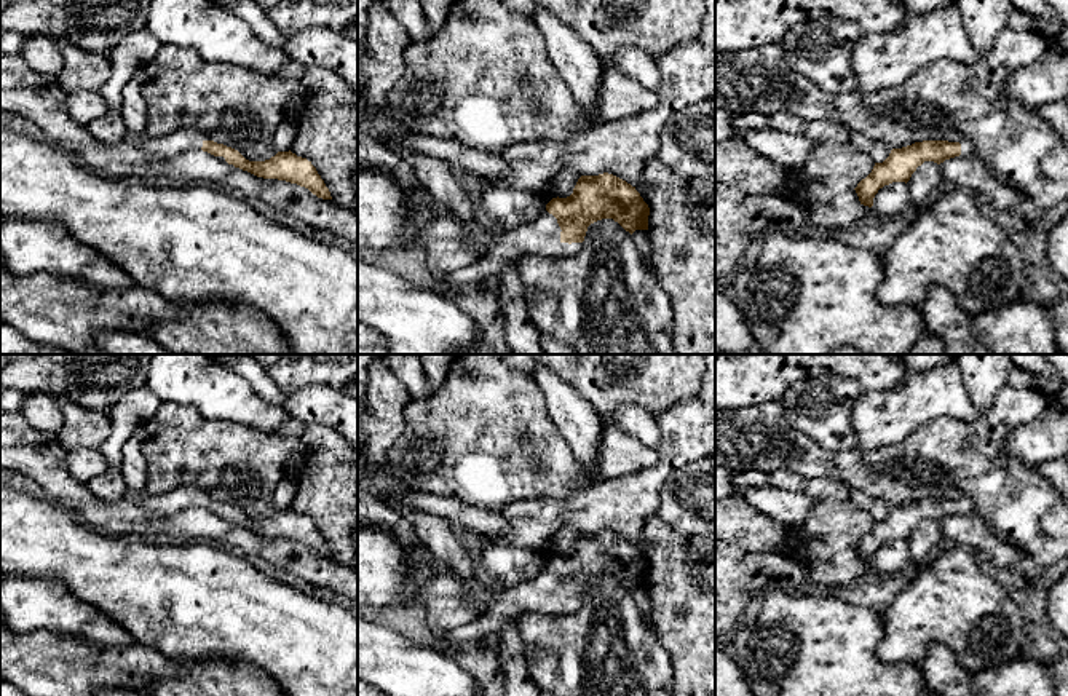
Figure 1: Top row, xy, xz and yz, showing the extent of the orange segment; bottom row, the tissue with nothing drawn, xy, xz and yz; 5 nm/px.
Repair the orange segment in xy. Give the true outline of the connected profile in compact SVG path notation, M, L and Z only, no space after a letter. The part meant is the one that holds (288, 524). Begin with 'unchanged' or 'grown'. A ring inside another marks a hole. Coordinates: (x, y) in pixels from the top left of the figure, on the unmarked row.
grown; M182 485L160 495L144 495L137 500L145 511L161 516L172 516L190 508L203 508L257 535L297 541L308 546L318 556L332 557L329 546L311 519L297 514L291 508L278 509L265 519L249 519L238 508L217 501L209 493L192 485Z

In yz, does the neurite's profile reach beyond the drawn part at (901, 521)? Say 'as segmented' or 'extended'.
extended

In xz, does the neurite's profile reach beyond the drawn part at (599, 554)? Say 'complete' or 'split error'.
split error

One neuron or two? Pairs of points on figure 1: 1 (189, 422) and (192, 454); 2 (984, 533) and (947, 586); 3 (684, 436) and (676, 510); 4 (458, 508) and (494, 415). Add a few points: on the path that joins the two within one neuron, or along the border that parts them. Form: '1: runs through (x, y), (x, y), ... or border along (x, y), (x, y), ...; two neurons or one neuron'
1: border along (205, 420), (193, 428), (165, 427), (152, 436); two neurons
2: border along (957, 545), (973, 553); two neurons
3: border along (698, 458), (680, 466), (668, 479), (660, 500); two neurons
4: border along (423, 492), (455, 497), (497, 511); two neurons

